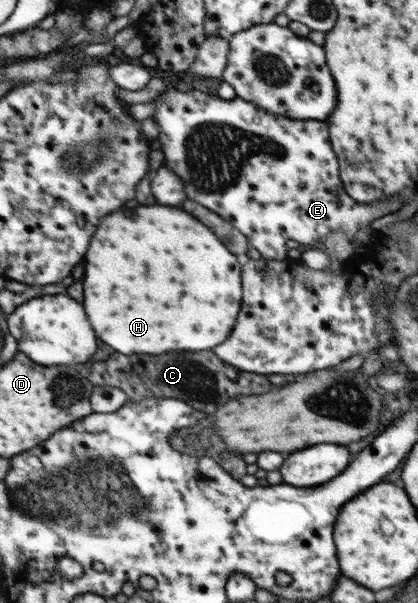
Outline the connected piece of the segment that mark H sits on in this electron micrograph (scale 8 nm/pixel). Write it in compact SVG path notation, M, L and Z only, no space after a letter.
M155 204L155 206L137 206L133 210L119 210L119 212L105 216L101 220L97 232L91 238L91 244L89 244L89 250L85 256L85 280L83 280L85 300L83 300L83 306L85 306L85 312L89 316L89 322L91 322L91 328L95 330L95 334L105 344L109 344L111 348L115 348L121 354L165 354L171 350L189 350L189 352L211 350L229 338L229 334L237 322L242 306L242 265L243 259L237 260L207 226L203 226L199 220L195 220L191 214L187 214L179 208Z

